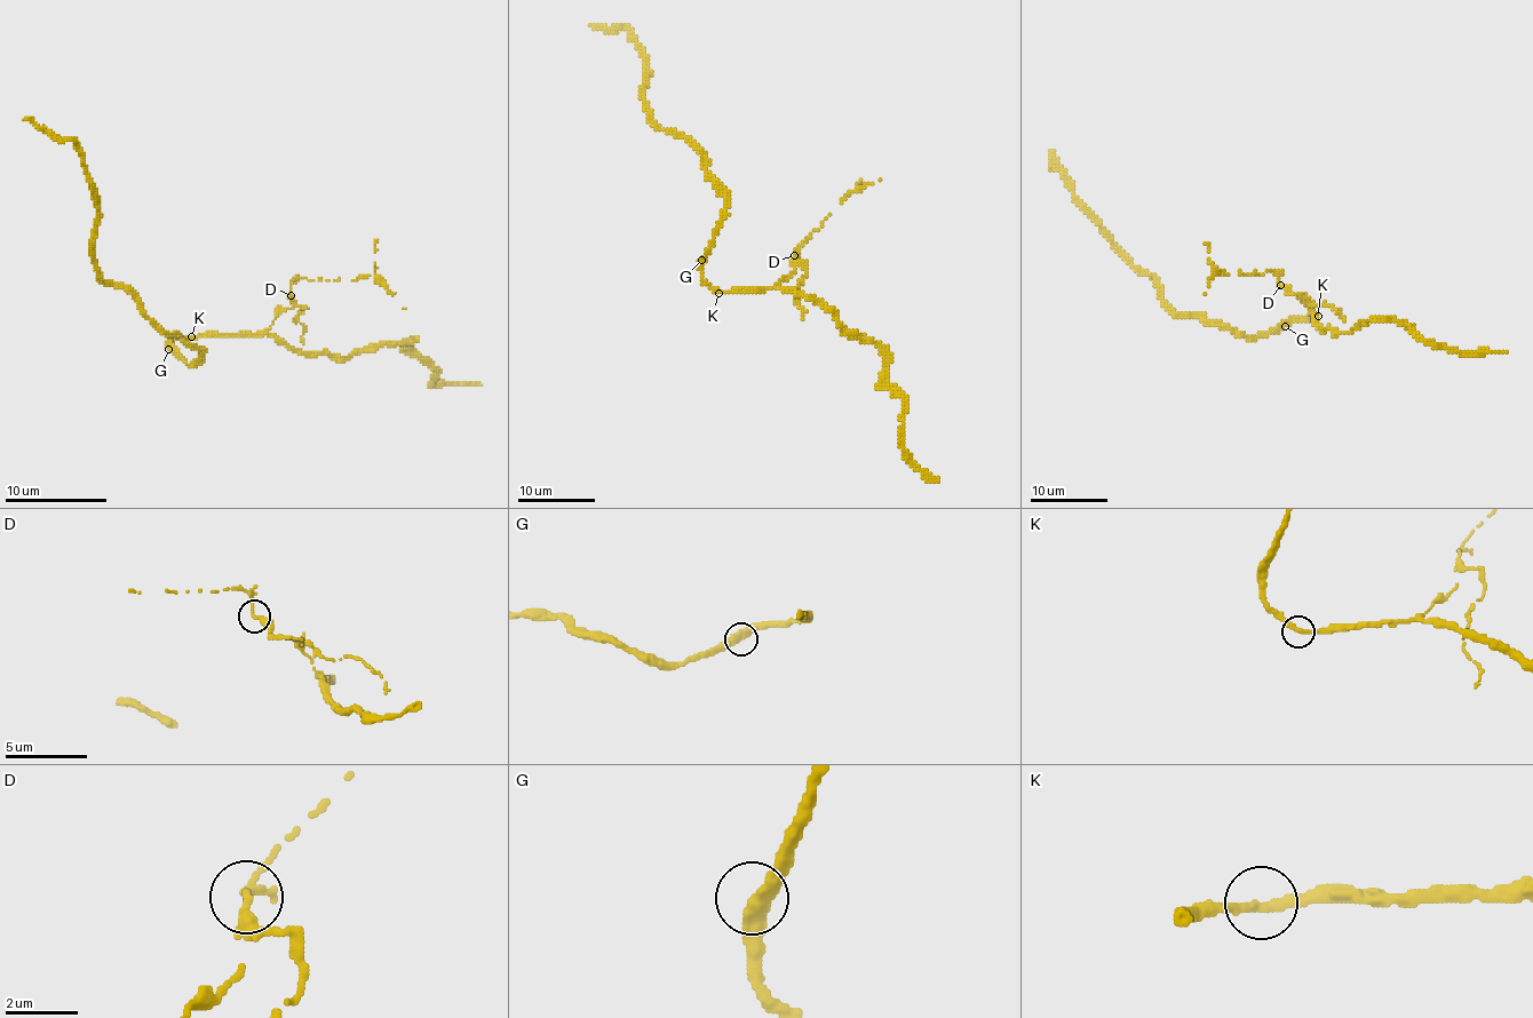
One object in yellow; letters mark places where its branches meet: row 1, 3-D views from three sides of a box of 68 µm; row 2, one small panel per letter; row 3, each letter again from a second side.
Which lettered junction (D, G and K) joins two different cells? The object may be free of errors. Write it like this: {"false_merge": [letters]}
{"false_merge": ["D"]}

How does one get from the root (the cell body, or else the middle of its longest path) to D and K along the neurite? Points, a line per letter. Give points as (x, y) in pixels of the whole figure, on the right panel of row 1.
D: (1285, 321), (1318, 316), (1301, 296), (1289, 295), (1281, 285)
K: (1285, 321), (1318, 316)

